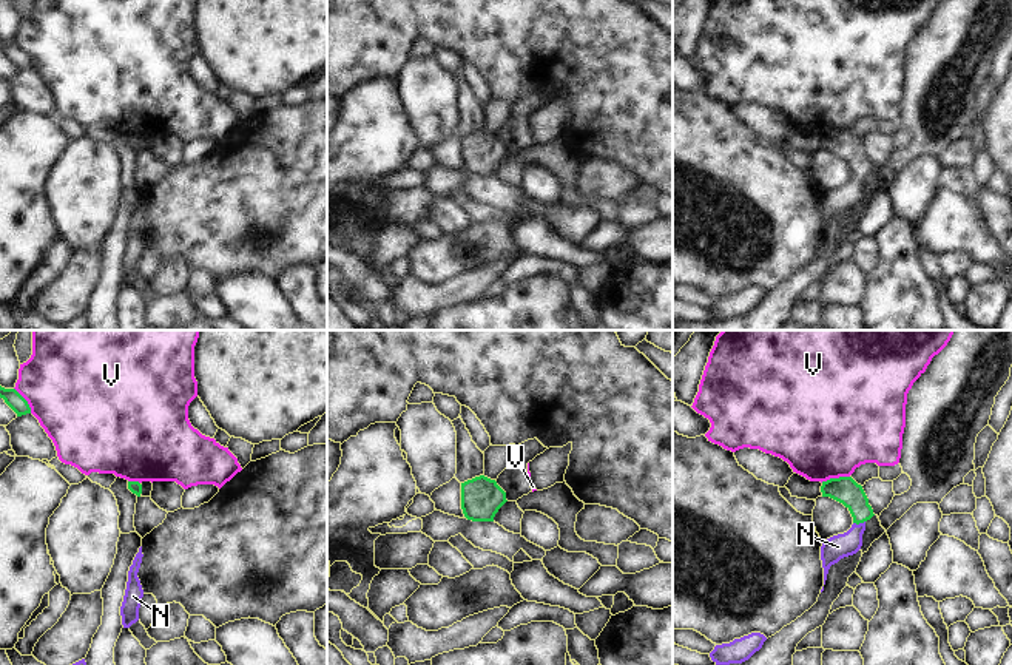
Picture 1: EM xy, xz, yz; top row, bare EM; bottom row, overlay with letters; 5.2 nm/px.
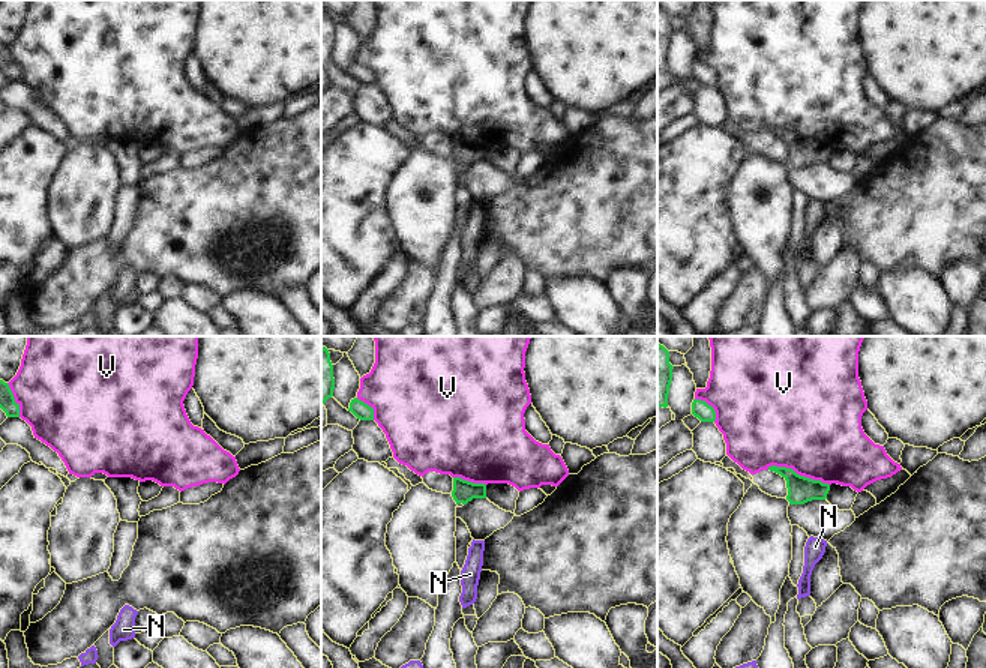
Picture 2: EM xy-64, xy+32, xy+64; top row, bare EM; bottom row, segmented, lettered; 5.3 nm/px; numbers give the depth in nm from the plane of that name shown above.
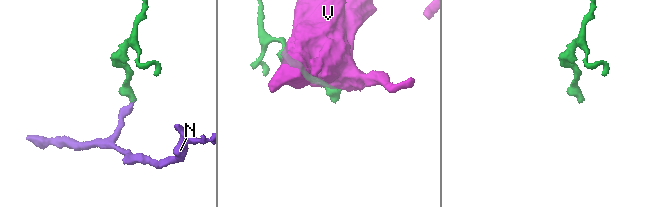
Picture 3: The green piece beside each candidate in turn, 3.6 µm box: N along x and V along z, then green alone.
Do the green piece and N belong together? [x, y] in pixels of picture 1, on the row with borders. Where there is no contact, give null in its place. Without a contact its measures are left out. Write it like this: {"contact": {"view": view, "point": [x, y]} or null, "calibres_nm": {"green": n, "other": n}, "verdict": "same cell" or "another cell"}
{"contact": {"view": "yz", "point": [858, 523]}, "calibres_nm": {"green": 140, "other": 130}, "verdict": "same cell"}

